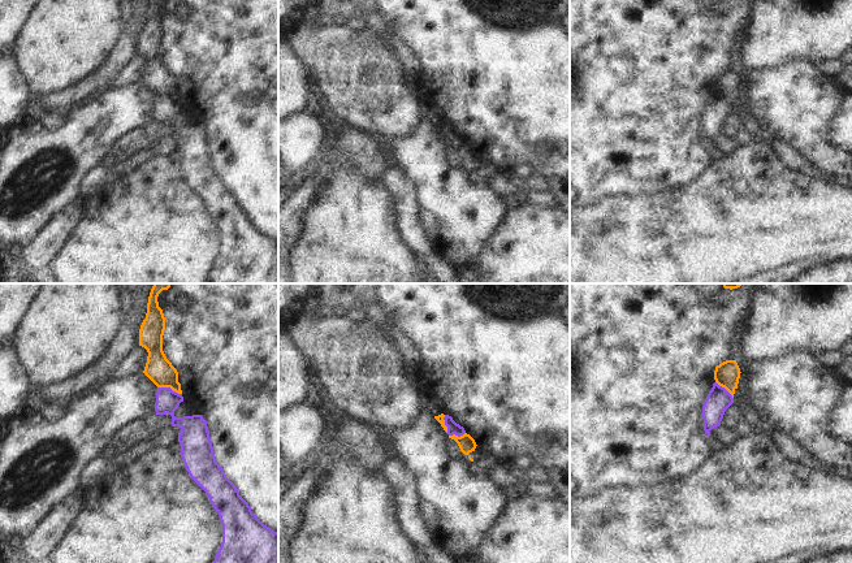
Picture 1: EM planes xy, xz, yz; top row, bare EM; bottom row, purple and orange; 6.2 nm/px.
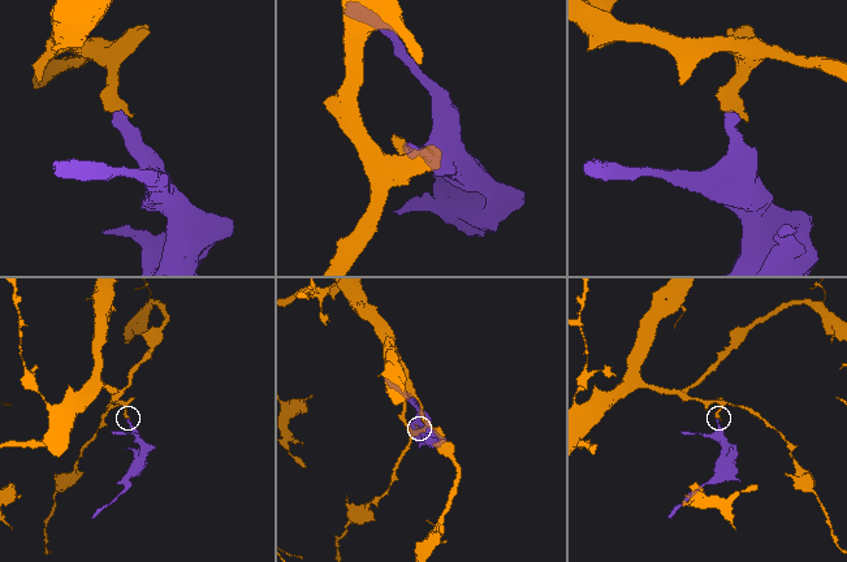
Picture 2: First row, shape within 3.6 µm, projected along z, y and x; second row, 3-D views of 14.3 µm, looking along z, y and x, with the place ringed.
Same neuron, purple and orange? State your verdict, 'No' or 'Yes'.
No.

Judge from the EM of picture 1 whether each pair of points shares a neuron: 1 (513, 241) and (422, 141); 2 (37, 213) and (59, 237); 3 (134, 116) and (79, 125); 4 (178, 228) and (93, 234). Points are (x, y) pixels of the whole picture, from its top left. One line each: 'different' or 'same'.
1: different
2: different
3: same
4: same

